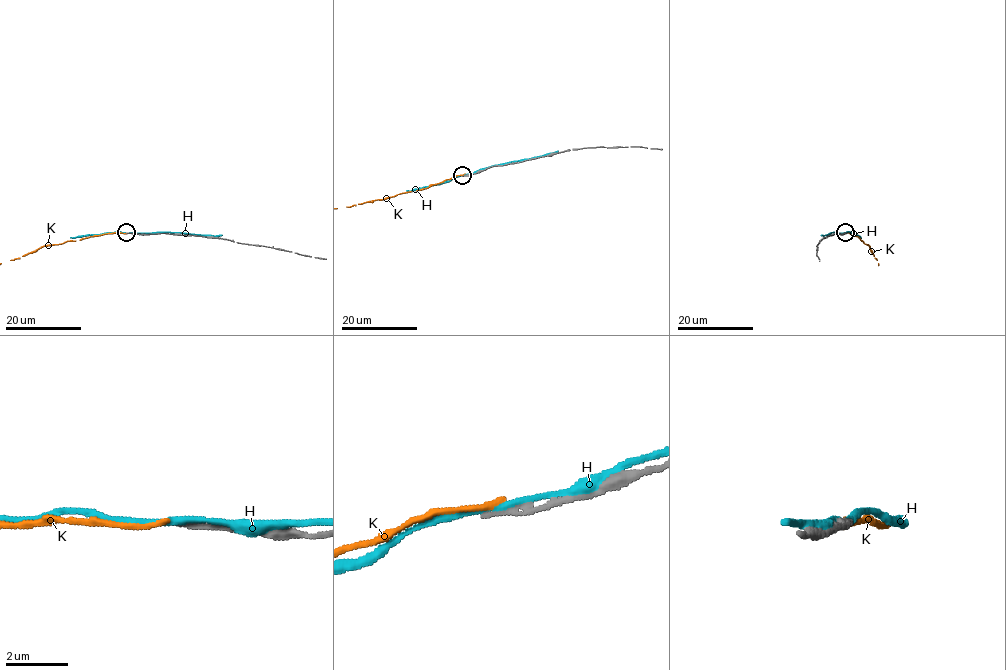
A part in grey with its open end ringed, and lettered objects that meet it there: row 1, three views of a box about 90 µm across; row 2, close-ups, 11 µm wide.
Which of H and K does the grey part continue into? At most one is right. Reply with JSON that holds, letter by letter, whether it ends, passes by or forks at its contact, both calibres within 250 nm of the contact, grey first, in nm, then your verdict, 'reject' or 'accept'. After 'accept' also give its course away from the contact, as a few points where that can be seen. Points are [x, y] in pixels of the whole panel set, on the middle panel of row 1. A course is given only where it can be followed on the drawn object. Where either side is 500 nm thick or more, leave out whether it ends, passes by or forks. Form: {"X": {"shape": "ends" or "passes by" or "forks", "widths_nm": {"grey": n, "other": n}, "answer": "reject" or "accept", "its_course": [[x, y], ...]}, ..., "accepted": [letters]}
{"H": {"shape": "passes by", "widths_nm": {"grey": 240, "other": 200}, "answer": "reject"}, "K": {"shape": "ends", "widths_nm": {"grey": 200, "other": 190}, "answer": "reject"}, "accepted": []}

